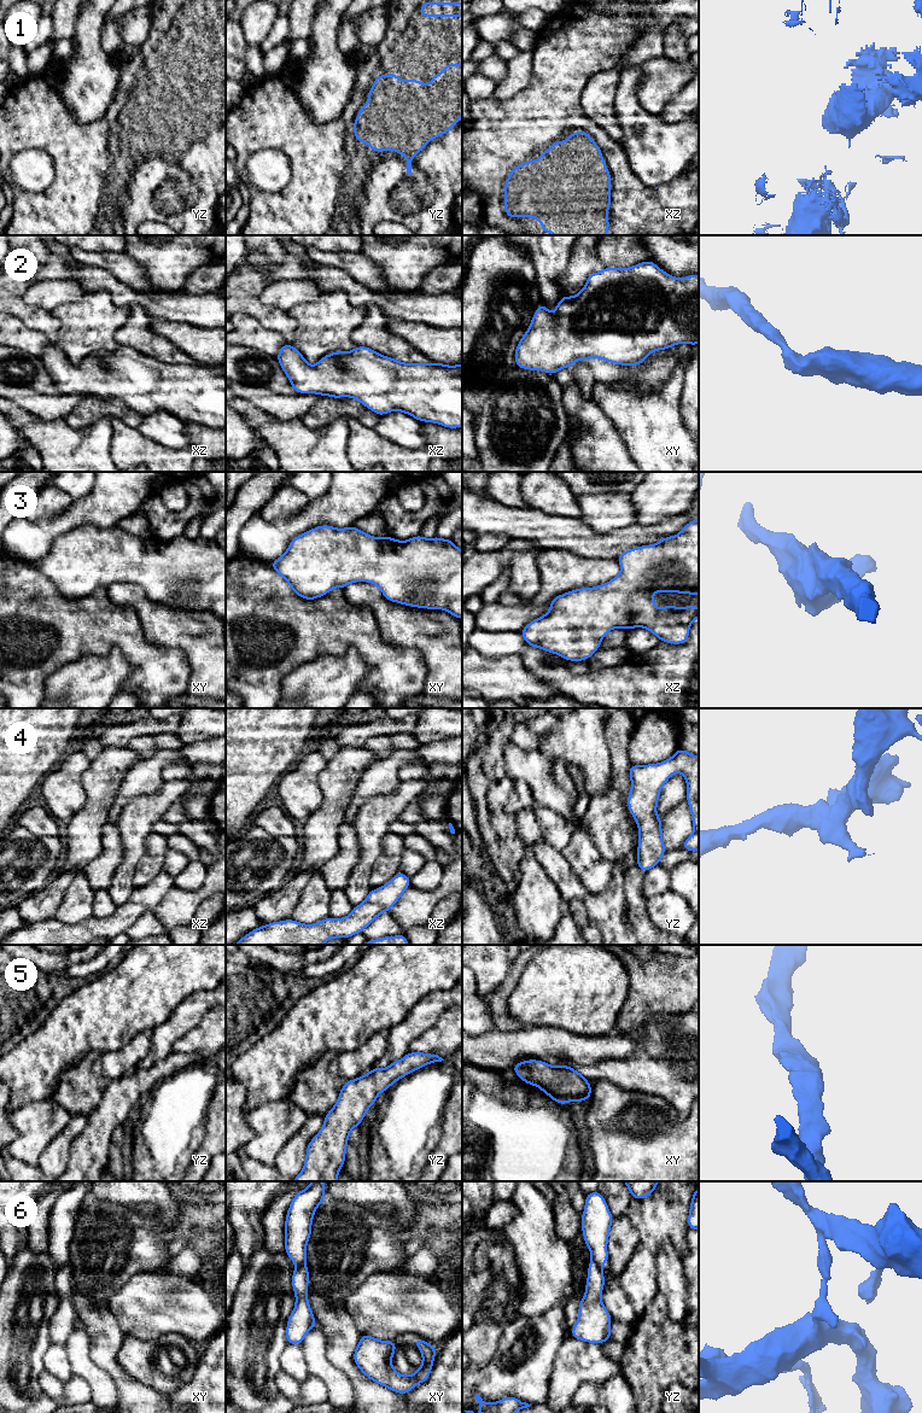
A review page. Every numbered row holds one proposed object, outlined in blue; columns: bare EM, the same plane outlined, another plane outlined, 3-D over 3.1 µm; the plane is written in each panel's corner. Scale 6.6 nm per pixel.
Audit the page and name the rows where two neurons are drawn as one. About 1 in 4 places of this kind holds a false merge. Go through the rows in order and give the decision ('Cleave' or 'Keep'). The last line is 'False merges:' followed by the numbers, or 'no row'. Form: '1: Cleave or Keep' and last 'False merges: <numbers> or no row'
1: Keep
2: Keep
3: Keep
4: Keep
5: Keep
6: Cleave
False merges: 6

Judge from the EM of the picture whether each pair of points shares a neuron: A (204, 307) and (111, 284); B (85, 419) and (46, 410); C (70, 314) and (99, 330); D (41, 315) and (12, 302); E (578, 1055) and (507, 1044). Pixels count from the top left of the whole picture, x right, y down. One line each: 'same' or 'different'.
A: same
B: different
C: same
D: same
E: same

